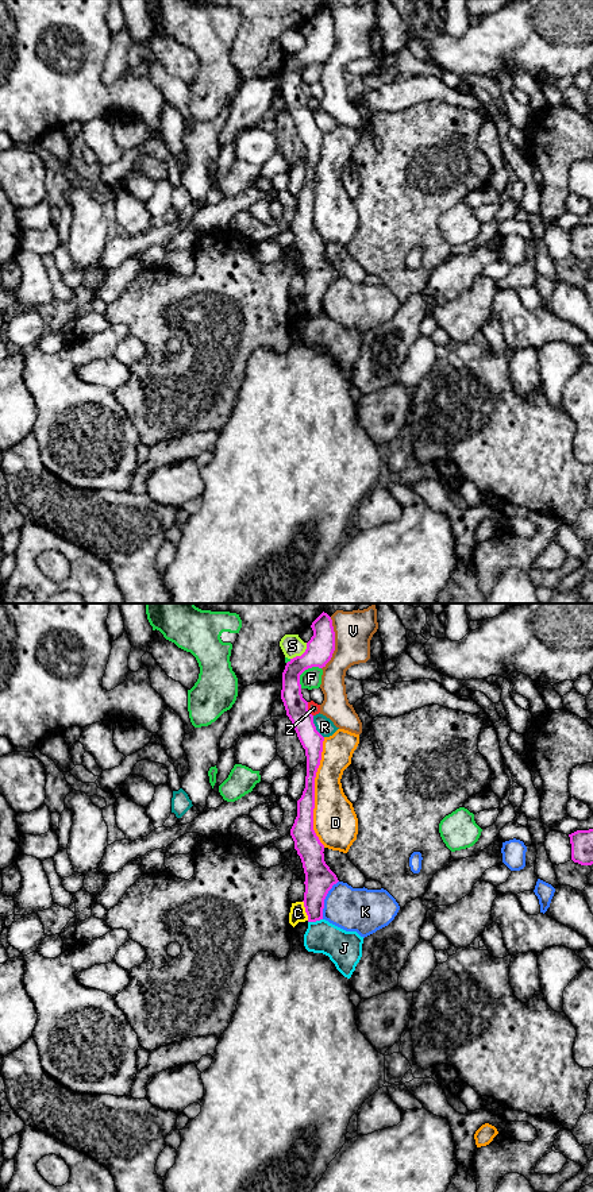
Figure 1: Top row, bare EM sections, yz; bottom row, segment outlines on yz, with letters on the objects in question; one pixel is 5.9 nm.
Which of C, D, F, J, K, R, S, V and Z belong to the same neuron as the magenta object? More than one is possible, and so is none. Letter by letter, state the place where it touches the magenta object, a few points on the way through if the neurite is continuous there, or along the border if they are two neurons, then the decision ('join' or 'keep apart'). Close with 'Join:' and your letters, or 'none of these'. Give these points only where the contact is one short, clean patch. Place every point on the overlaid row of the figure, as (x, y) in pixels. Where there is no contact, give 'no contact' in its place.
C: contact yz (305, 910); border yz (303, 901), (308, 919); keep apart
D: contact yz (314, 793); keep apart
F: contact yz (304, 670); border yz (320, 667), (308, 667), (300, 675), (300, 687); keep apart
J: contact yz (315, 921); keep apart
K: contact yz (324, 898); keep apart
R: contact yz (315, 726); keep apart
S: contact yz (303, 654); keep apart
V: contact yz (334, 643); border yz (331, 617), (334, 652), (322, 668); keep apart
Z: contact yz (307, 709); border yz (307, 702), (307, 709), (312, 716); keep apart
Join: none of these

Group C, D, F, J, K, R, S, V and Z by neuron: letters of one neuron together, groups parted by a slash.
C / D / F / J / K / R / S / V / Z

